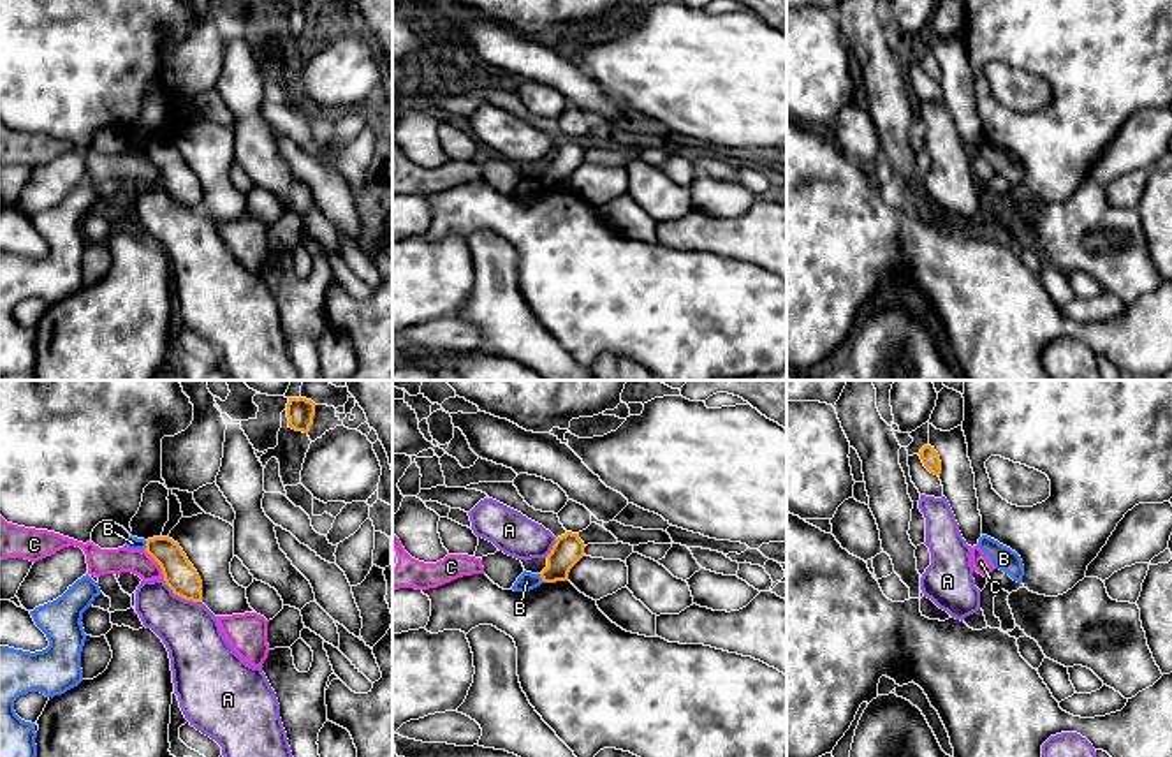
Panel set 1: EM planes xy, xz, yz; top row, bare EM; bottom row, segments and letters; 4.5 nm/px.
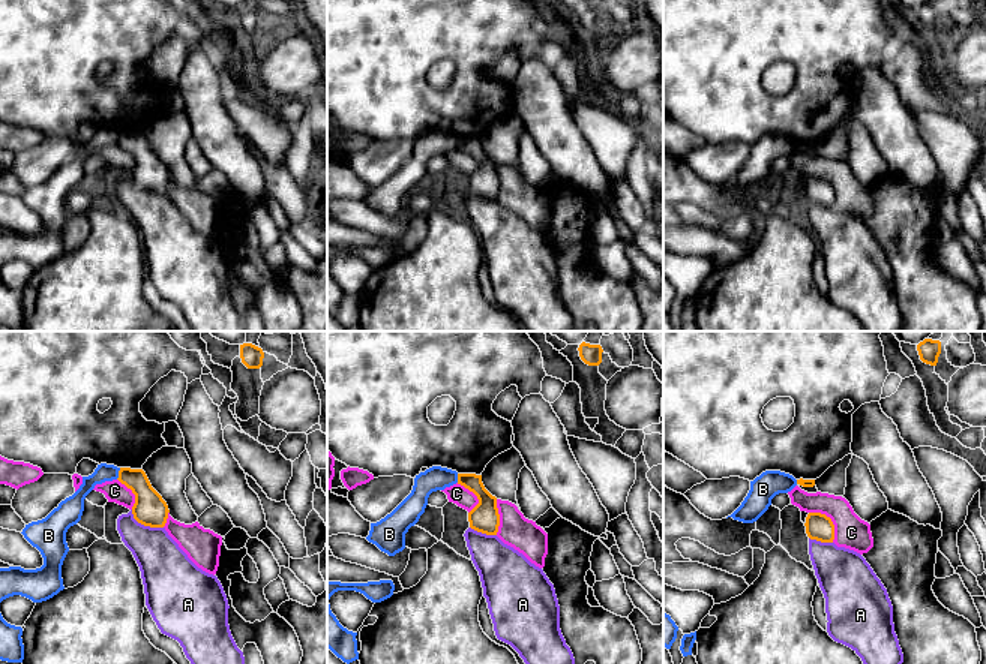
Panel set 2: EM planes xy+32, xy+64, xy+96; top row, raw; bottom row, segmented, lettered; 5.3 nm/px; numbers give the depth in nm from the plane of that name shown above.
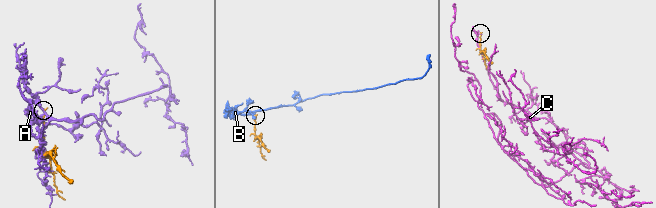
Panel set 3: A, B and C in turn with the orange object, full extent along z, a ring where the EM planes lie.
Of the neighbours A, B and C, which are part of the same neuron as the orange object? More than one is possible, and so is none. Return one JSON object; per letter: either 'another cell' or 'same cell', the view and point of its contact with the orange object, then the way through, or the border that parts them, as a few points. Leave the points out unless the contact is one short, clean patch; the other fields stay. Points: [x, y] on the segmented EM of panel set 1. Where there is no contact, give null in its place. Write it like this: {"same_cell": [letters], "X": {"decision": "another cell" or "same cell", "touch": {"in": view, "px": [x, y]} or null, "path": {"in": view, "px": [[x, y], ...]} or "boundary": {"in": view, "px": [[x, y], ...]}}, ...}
{"same_cell": [], "A": {"decision": "another cell", "touch": {"in": "xy", "px": [180, 595]}}, "B": {"decision": "another cell", "touch": {"in": "xy", "px": [146, 546]}, "boundary": {"in": "xy", "px": [[146, 541], [143, 550]]}}, "C": {"decision": "another cell", "touch": {"in": "xy", "px": [157, 562]}, "boundary": {"in": "xy", "px": [[145, 550], [164, 576]]}}}

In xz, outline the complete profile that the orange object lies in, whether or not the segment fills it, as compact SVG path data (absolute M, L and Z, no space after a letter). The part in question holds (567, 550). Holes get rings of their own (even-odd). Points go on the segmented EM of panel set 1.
M567 532L558 537L540 572L544 583L568 581L570 569L584 556L584 542L579 533Z

